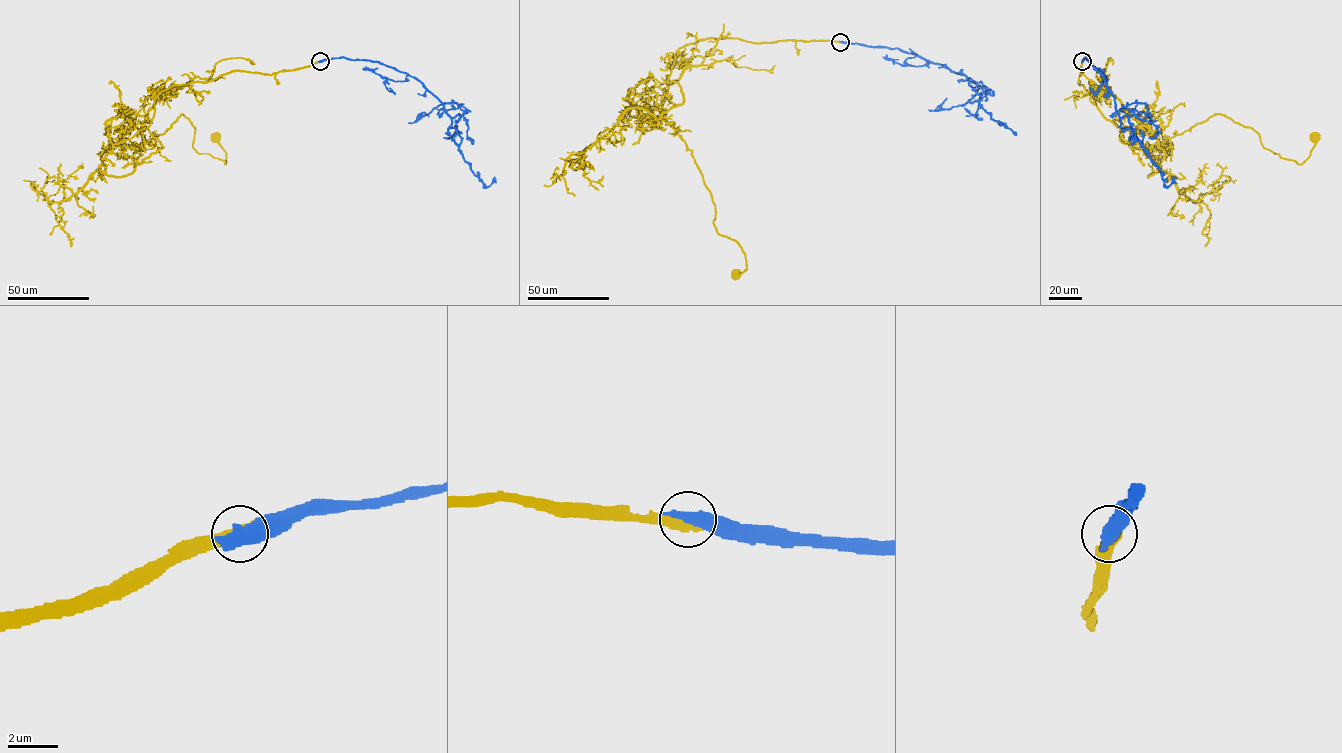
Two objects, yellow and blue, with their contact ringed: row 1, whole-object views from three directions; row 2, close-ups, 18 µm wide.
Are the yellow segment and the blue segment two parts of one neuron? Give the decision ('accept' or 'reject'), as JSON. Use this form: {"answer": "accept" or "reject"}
{"answer": "reject"}

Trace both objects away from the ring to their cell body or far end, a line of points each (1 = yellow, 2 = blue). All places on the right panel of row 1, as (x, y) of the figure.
1: (1082, 61), (1079, 83), (1093, 96), (1100, 90), (1115, 97), (1160, 144), (1221, 114), (1300, 164), (1313, 137)
2: (1082, 61), (1085, 58), (1103, 77), (1121, 125), (1129, 128), (1140, 141), (1165, 185), (1169, 186), (1173, 177)

